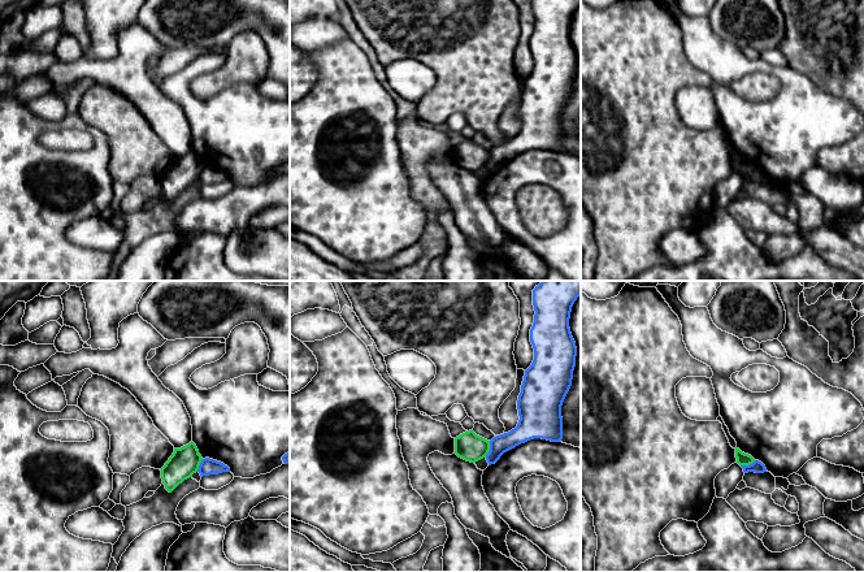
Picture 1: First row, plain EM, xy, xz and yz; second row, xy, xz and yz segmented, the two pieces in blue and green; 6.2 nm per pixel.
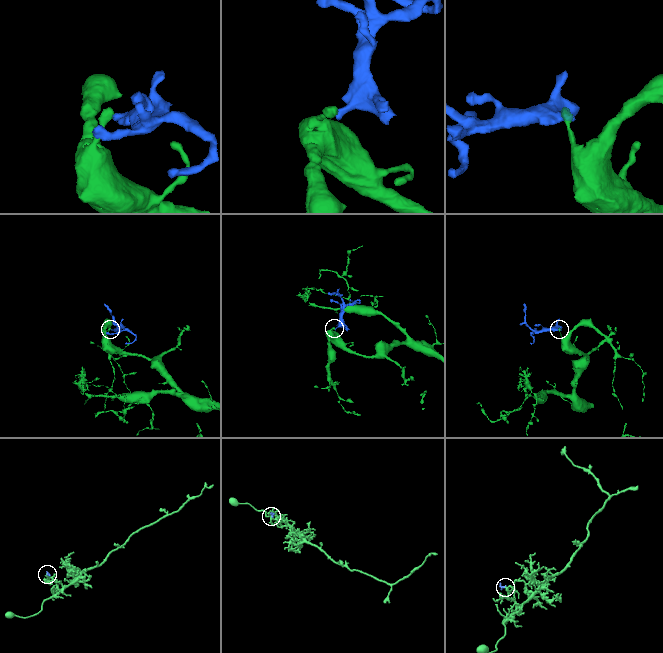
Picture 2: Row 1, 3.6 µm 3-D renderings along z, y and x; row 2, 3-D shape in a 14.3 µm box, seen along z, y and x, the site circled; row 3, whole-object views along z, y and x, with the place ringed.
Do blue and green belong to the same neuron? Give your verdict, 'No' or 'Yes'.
No

